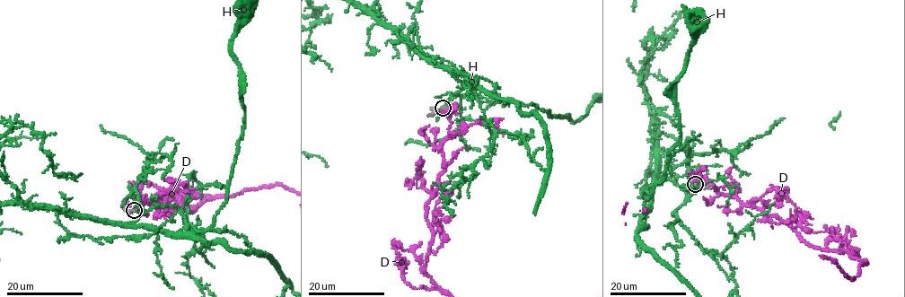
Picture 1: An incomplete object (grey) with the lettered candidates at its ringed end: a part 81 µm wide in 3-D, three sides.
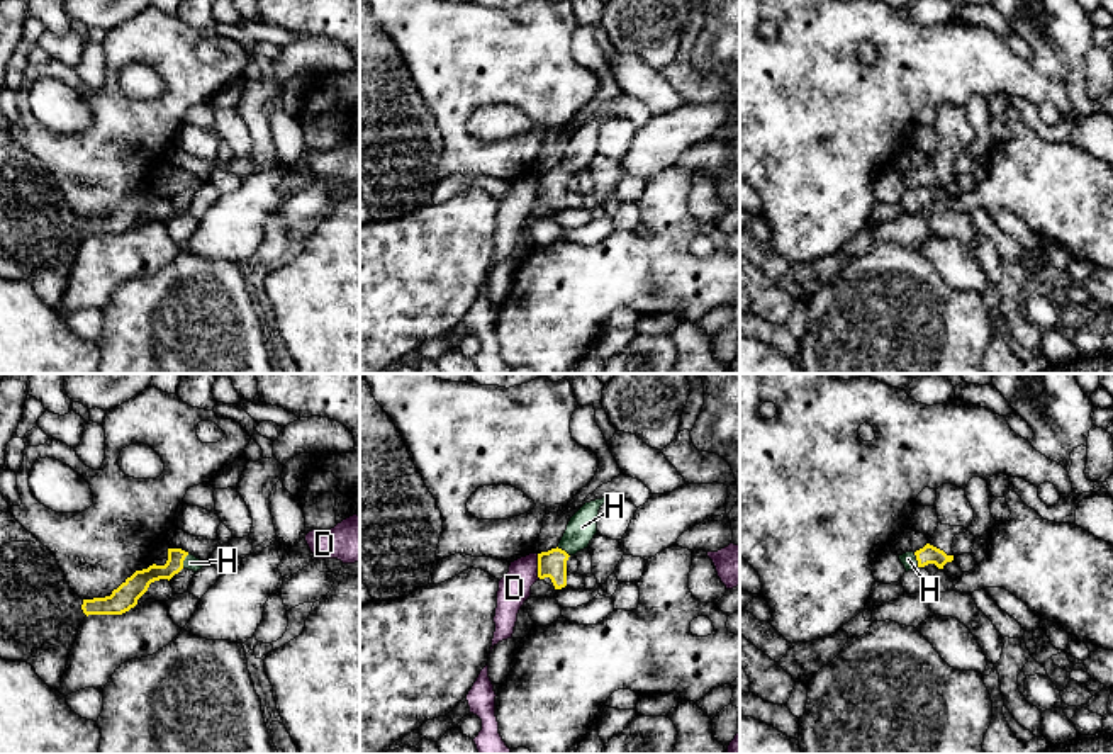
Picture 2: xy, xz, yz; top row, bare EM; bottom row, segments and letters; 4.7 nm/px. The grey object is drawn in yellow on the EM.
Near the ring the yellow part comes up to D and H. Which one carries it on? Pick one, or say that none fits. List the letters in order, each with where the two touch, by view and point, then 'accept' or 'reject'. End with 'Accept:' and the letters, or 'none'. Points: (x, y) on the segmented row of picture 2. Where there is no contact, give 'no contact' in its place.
D: xz (538, 566) | reject
H: xy (184, 559) | accept
Accept: H

